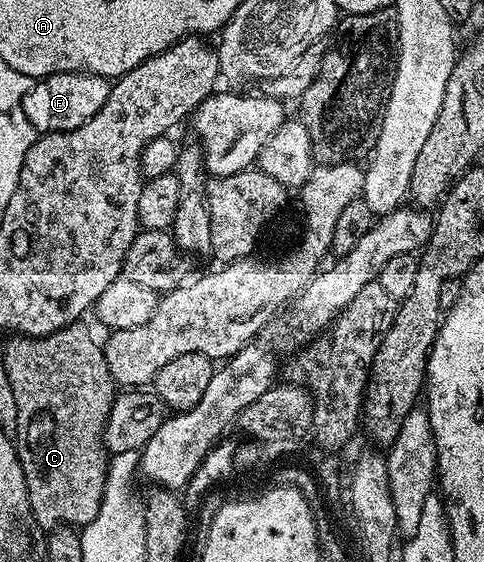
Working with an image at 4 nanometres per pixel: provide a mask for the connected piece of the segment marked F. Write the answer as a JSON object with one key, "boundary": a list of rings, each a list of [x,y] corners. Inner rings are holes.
{"boundary":[[[62,71],[38,80],[29,93],[23,98],[25,117],[35,126],[36,132],[68,131],[77,129],[77,125],[85,125],[105,101],[109,101],[109,93],[113,86],[112,80],[103,75],[88,75],[78,71]]]}

